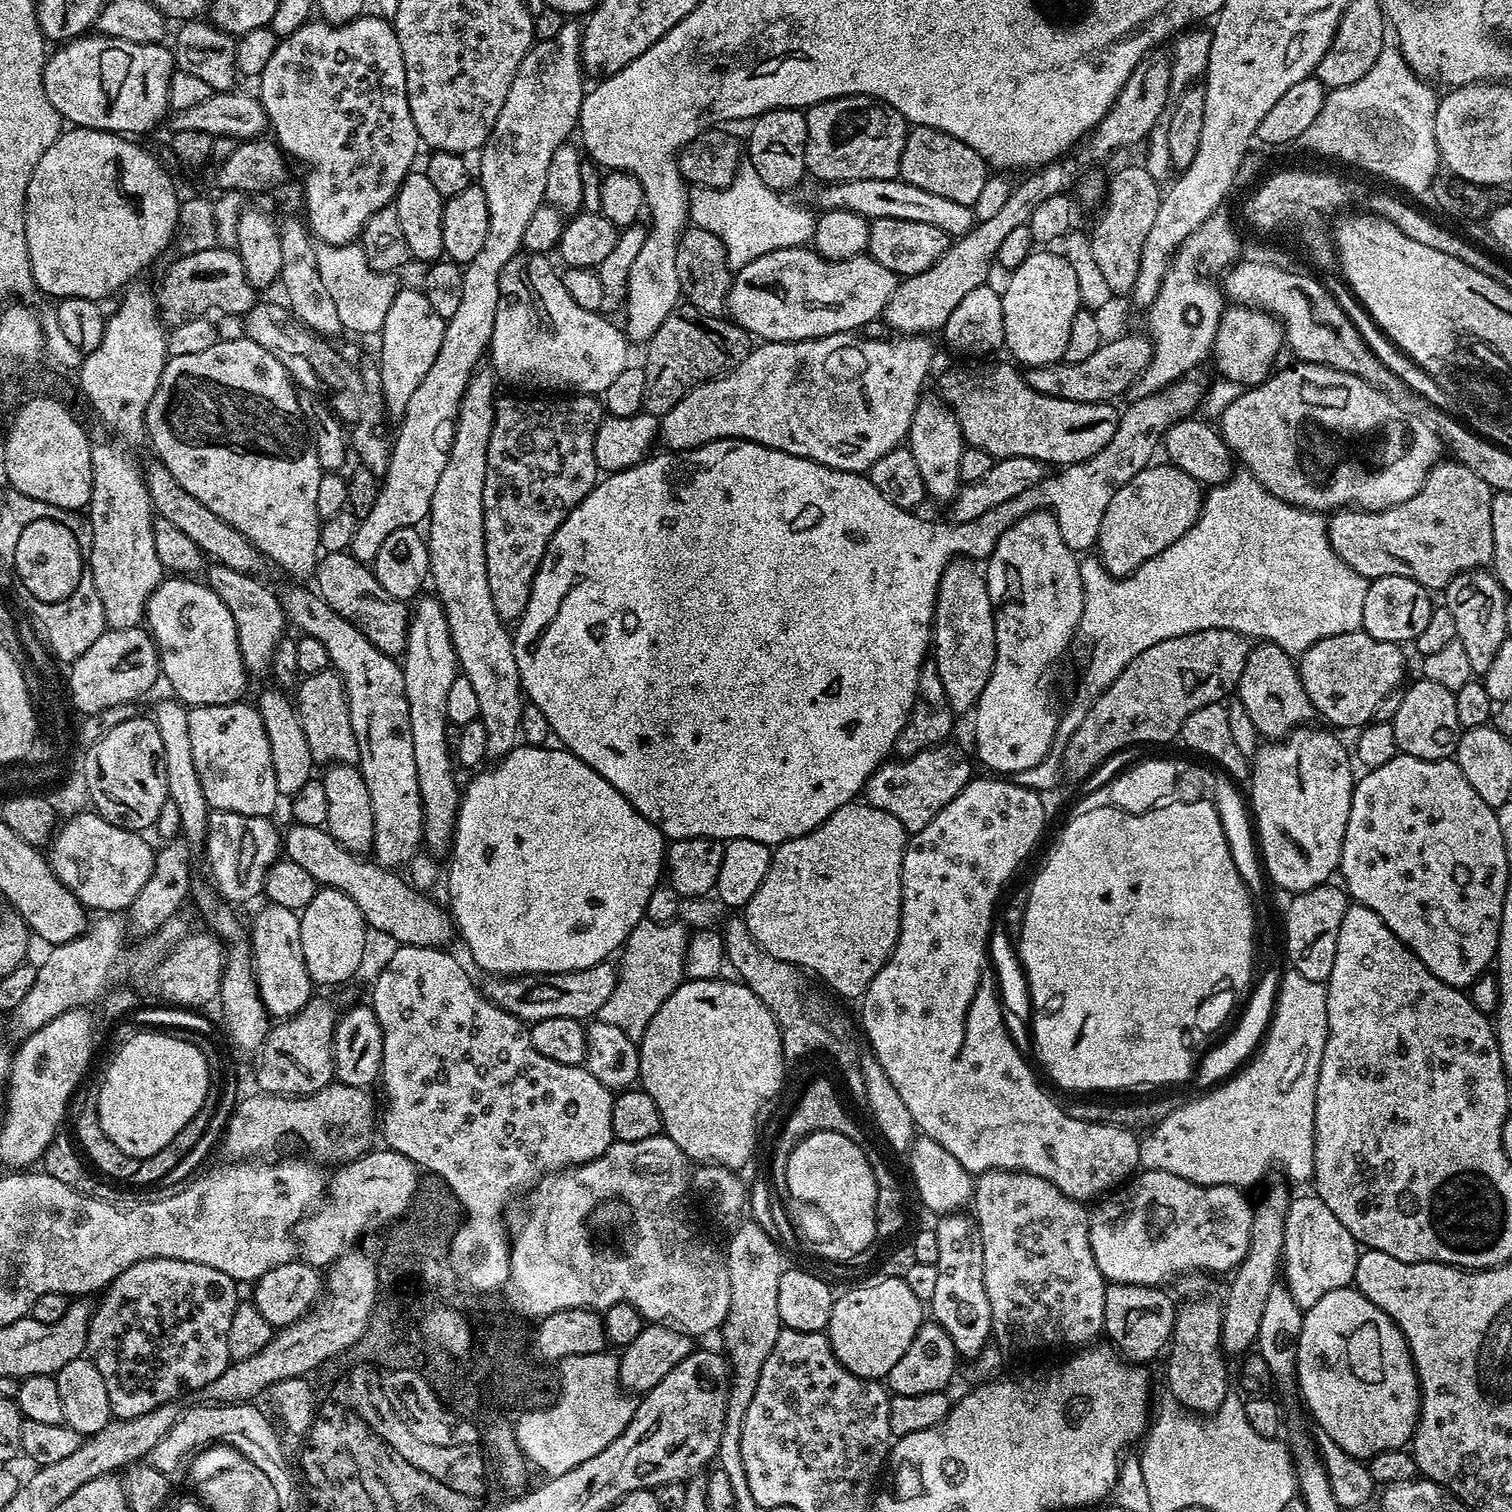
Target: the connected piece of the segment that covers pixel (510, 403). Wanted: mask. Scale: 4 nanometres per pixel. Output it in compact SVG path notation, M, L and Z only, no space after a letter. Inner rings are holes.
M564 394L558 399L561 400L523 400L520 396L501 395L496 401L490 450L486 450L484 541L486 578L494 598L494 610L498 610L505 622L519 621L530 602L532 583L550 538L598 483L594 434L606 415L603 403L595 395Z

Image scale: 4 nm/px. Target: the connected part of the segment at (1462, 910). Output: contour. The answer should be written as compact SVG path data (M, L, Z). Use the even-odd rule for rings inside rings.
M1397 754L1386 766L1378 766L1363 773L1364 777L1355 781L1350 802L1350 818L1346 822L1346 838L1342 842L1342 854L1340 855L1339 879L1346 889L1349 897L1355 903L1366 906L1390 926L1390 930L1405 944L1415 956L1420 959L1442 982L1449 984L1451 988L1461 990L1471 989L1472 985L1485 975L1493 967L1496 958L1496 947L1500 941L1500 923L1502 922L1502 906L1506 886L1510 883L1508 868L1510 861L1506 858L1506 846L1502 846L1502 830L1498 830L1498 818L1496 809L1486 806L1478 793L1466 782L1462 770L1458 770L1455 759L1447 760L1423 760L1413 756Z

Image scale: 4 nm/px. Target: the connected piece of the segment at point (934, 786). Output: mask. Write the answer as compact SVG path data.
M953 742L936 744L907 758L892 758L877 768L868 779L862 793L863 799L886 814L894 814L902 822L905 832L911 834L930 826L934 818L973 779L973 761Z

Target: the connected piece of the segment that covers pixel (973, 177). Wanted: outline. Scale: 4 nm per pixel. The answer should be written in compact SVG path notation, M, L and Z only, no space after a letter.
M913 127L902 150L899 179L910 182L930 194L951 198L954 202L973 206L989 178L990 169L974 149L958 138L933 128Z

